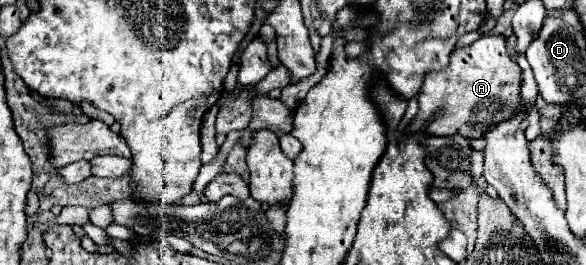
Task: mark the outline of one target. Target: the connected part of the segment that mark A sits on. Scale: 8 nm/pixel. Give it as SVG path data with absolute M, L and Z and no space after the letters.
M485 34L465 48L455 48L445 70L425 76L419 94L419 112L411 120L409 132L423 128L423 122L437 110L443 110L443 114L427 128L427 134L435 136L461 134L465 138L483 138L489 128L503 120L511 120L515 116L525 118L529 110L521 98L521 74L521 66L507 56L505 36Z

